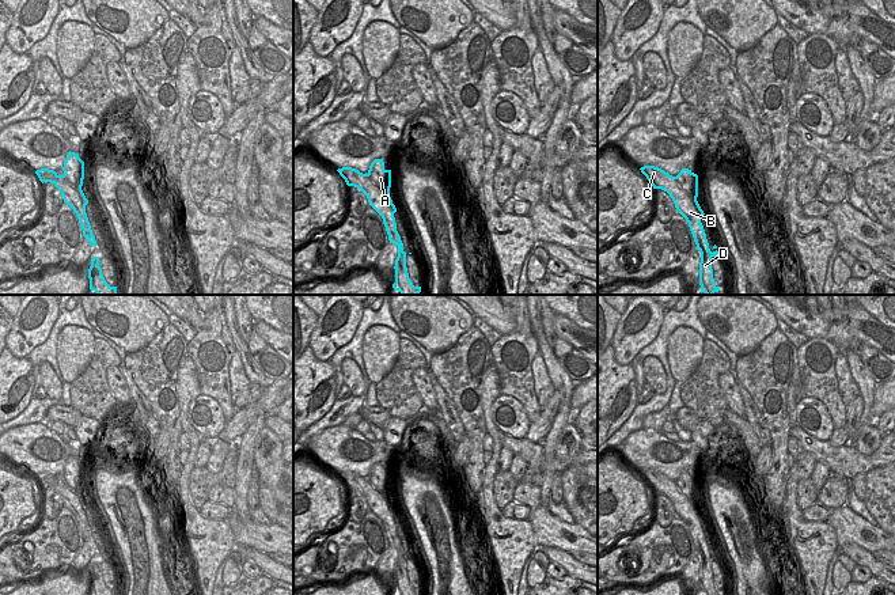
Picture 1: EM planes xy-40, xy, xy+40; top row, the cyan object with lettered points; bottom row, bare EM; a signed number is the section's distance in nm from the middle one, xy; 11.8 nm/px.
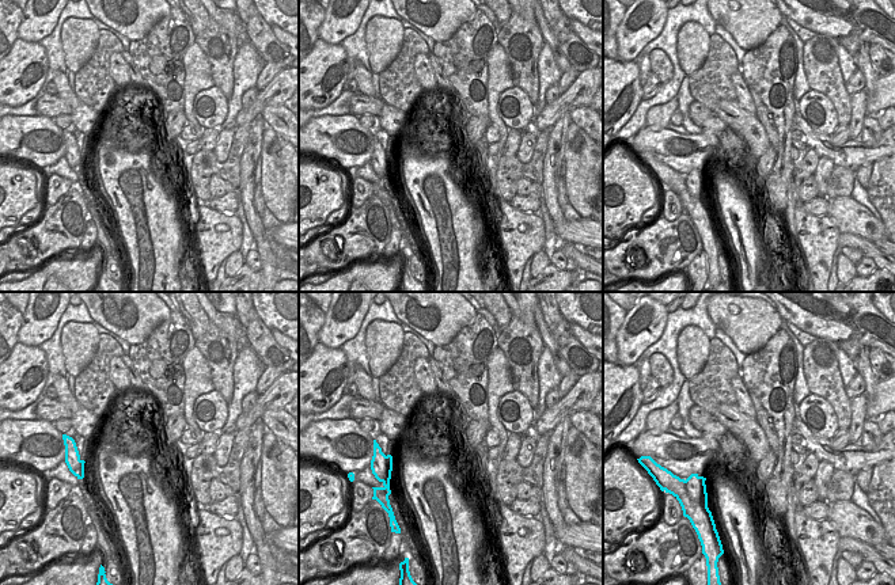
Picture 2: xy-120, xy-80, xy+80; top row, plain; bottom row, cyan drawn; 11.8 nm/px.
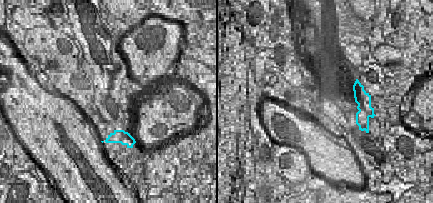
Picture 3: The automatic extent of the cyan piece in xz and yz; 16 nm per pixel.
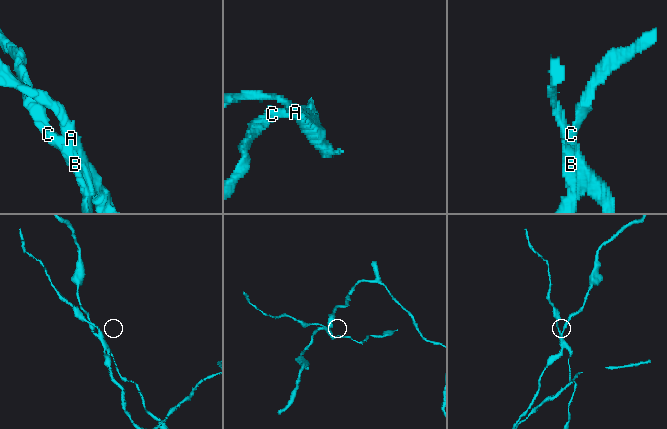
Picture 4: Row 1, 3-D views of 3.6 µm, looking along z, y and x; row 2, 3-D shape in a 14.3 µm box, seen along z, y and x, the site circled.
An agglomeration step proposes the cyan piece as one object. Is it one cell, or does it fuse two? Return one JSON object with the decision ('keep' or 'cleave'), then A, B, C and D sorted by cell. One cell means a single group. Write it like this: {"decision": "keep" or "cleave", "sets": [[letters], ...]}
{"decision": "cleave", "sets": [["A"], ["B", "C", "D"]]}

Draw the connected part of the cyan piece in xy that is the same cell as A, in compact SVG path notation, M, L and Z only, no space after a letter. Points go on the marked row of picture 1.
M375 159L368 170L369 178L372 182L380 187L384 194L390 194L391 187L391 170L384 168L383 159Z

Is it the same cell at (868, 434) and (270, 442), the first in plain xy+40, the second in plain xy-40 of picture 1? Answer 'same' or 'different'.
same

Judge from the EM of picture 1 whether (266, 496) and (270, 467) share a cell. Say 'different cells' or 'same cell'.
same cell

